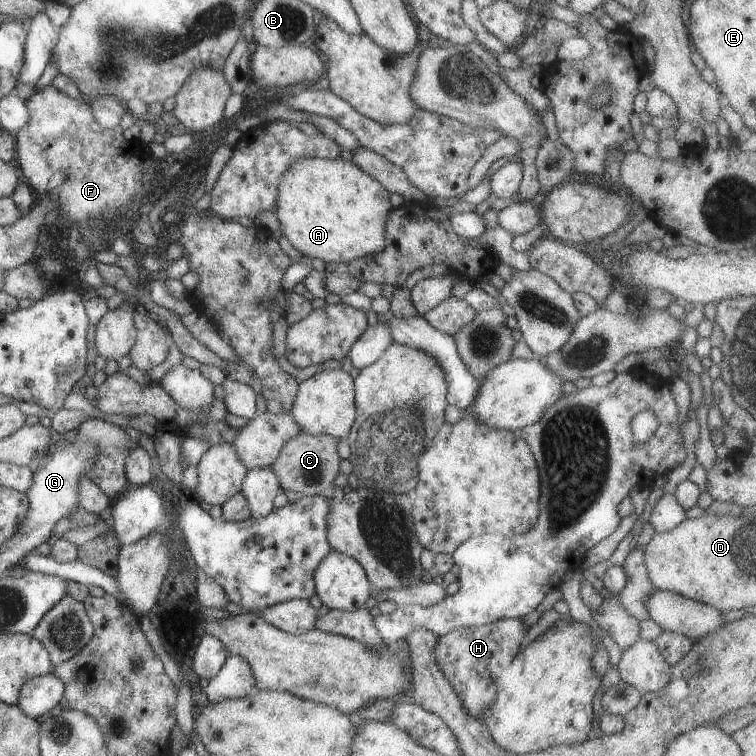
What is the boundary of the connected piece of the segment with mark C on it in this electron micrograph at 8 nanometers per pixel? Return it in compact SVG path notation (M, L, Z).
M295 434L281 448L275 462L269 466L277 476L277 484L284 492L293 492L297 497L328 493L338 475L340 458L337 456L339 440L325 435Z

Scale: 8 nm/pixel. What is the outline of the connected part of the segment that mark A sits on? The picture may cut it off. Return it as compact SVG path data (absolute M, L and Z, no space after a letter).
M299 157L280 174L277 210L274 213L281 225L282 234L301 255L319 259L323 263L332 262L341 268L351 260L381 252L385 246L385 220L391 209L389 193L385 187L351 161L343 160L341 157Z

